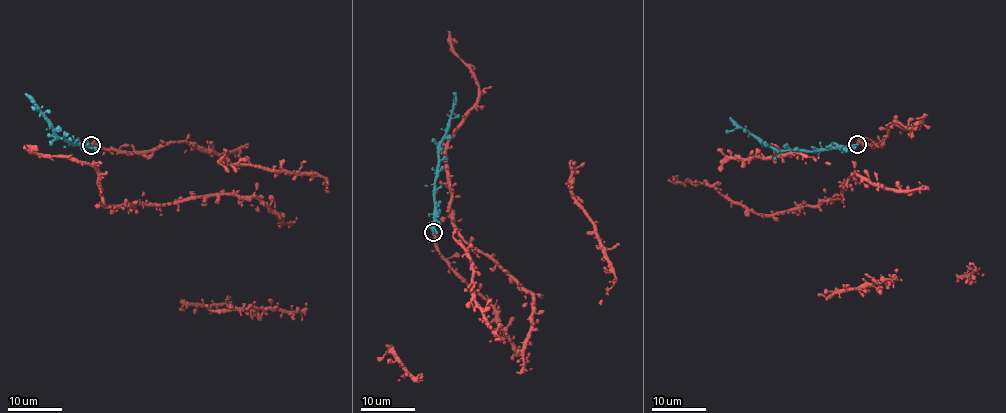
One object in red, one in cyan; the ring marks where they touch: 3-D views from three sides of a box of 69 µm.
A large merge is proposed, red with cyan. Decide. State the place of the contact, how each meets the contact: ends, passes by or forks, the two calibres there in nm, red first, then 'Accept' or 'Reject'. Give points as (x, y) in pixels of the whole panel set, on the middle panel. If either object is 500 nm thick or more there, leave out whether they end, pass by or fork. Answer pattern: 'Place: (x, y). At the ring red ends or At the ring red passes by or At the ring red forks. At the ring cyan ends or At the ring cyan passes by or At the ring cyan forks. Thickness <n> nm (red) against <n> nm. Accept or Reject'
Place: (433, 232). At the ring red ends. At the ring cyan forks. Thickness 400 nm (red) against 220 nm. Accept

